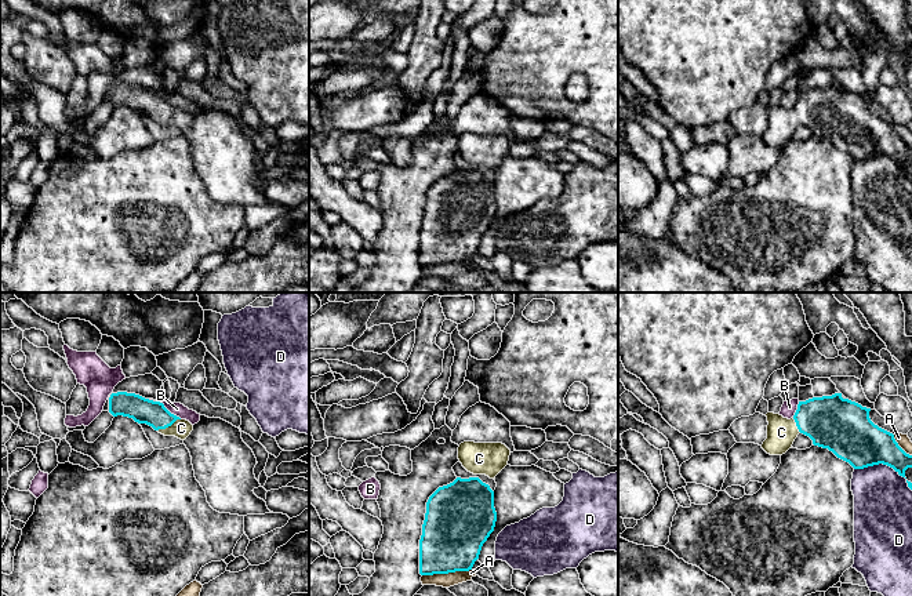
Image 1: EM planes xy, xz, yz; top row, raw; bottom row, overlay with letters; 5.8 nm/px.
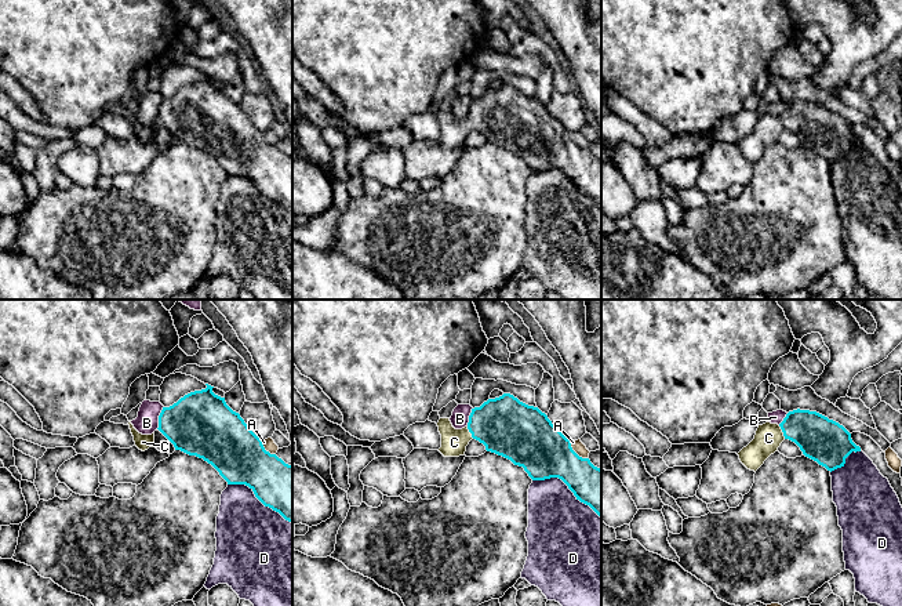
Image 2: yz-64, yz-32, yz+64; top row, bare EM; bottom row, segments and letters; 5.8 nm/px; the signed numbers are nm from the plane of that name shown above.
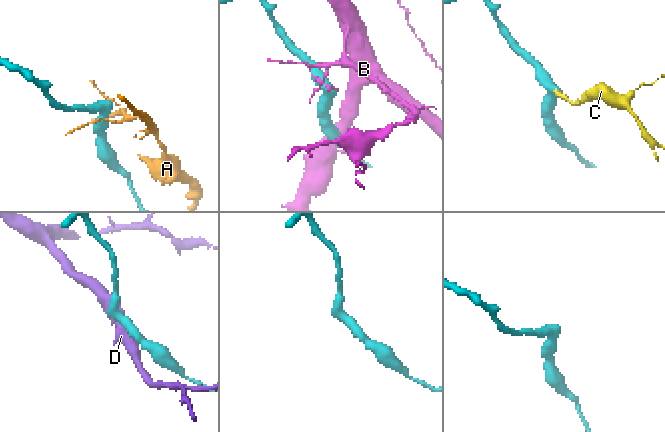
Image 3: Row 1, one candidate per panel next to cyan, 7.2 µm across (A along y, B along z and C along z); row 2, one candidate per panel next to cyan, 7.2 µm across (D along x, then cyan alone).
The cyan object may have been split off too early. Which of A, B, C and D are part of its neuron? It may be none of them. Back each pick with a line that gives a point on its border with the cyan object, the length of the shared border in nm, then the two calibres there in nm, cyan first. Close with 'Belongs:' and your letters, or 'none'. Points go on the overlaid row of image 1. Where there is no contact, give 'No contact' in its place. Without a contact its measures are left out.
C: Touches cyan at xy (169, 425). Shared border 150 nm. Thickness 150 nm (cyan) against 110 nm
Belongs: C

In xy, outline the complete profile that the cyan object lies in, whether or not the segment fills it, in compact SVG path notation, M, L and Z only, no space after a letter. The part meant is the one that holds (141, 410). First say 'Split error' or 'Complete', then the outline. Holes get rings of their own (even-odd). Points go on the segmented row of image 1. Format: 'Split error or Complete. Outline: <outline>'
Split error. Outline: M117 392L109 397L109 413L113 417L123 415L138 424L146 424L164 436L175 436L185 440L193 430L193 425L171 414L163 403L145 399L135 393Z

